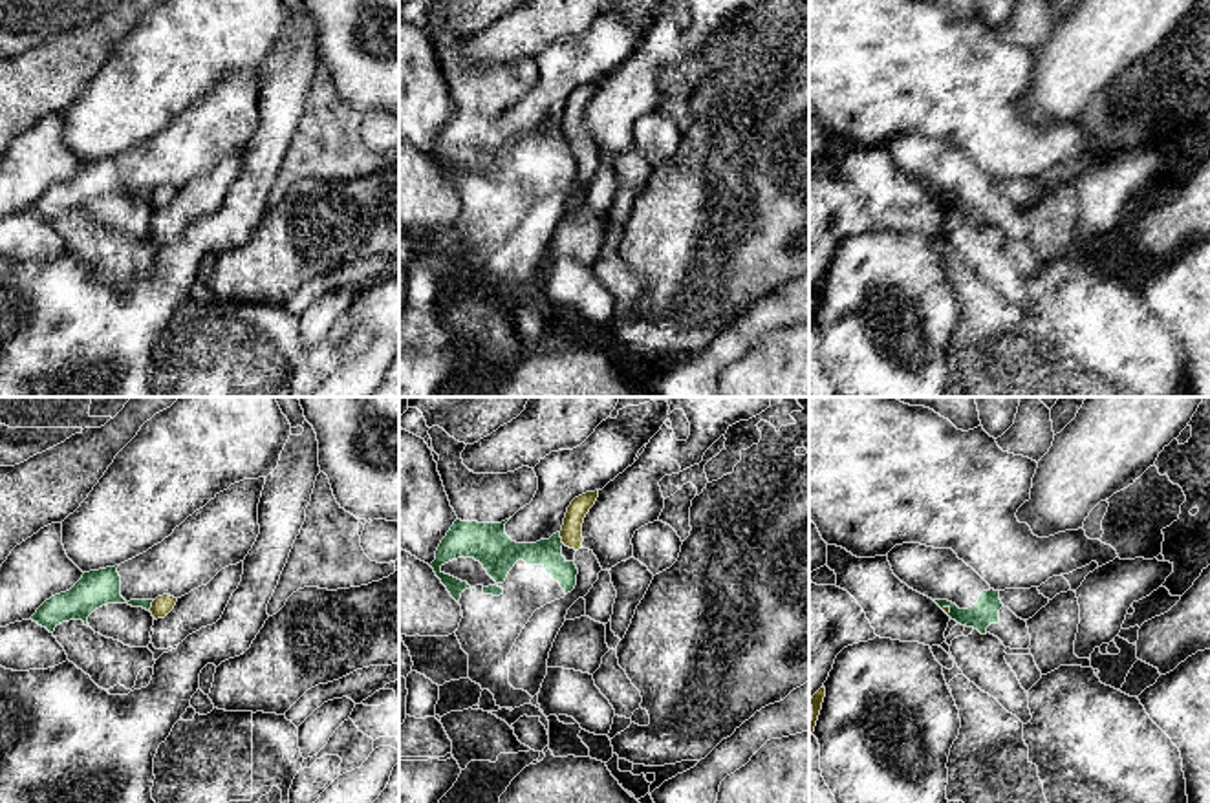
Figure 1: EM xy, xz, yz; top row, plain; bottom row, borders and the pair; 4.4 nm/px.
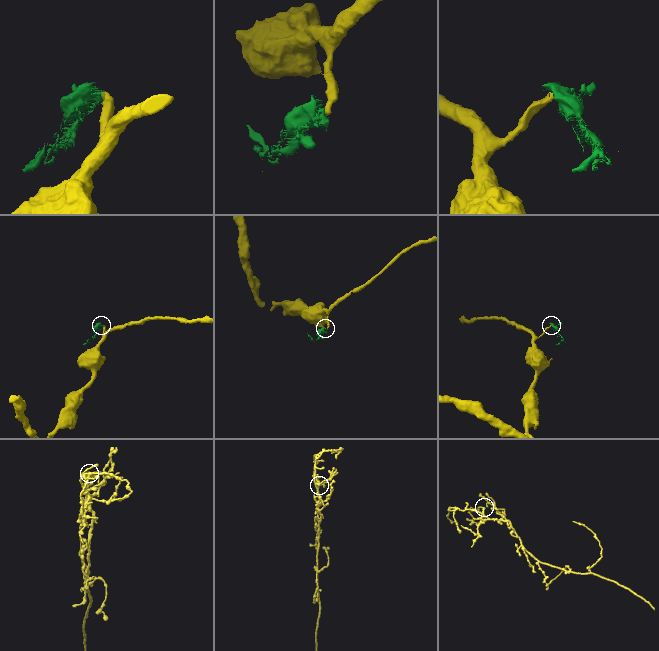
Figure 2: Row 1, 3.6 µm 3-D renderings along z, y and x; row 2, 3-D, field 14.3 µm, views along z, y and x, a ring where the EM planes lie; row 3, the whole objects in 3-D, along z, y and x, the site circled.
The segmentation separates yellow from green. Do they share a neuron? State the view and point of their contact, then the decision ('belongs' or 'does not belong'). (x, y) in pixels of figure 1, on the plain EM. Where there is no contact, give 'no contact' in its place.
contact xz (561, 127); does not belong

